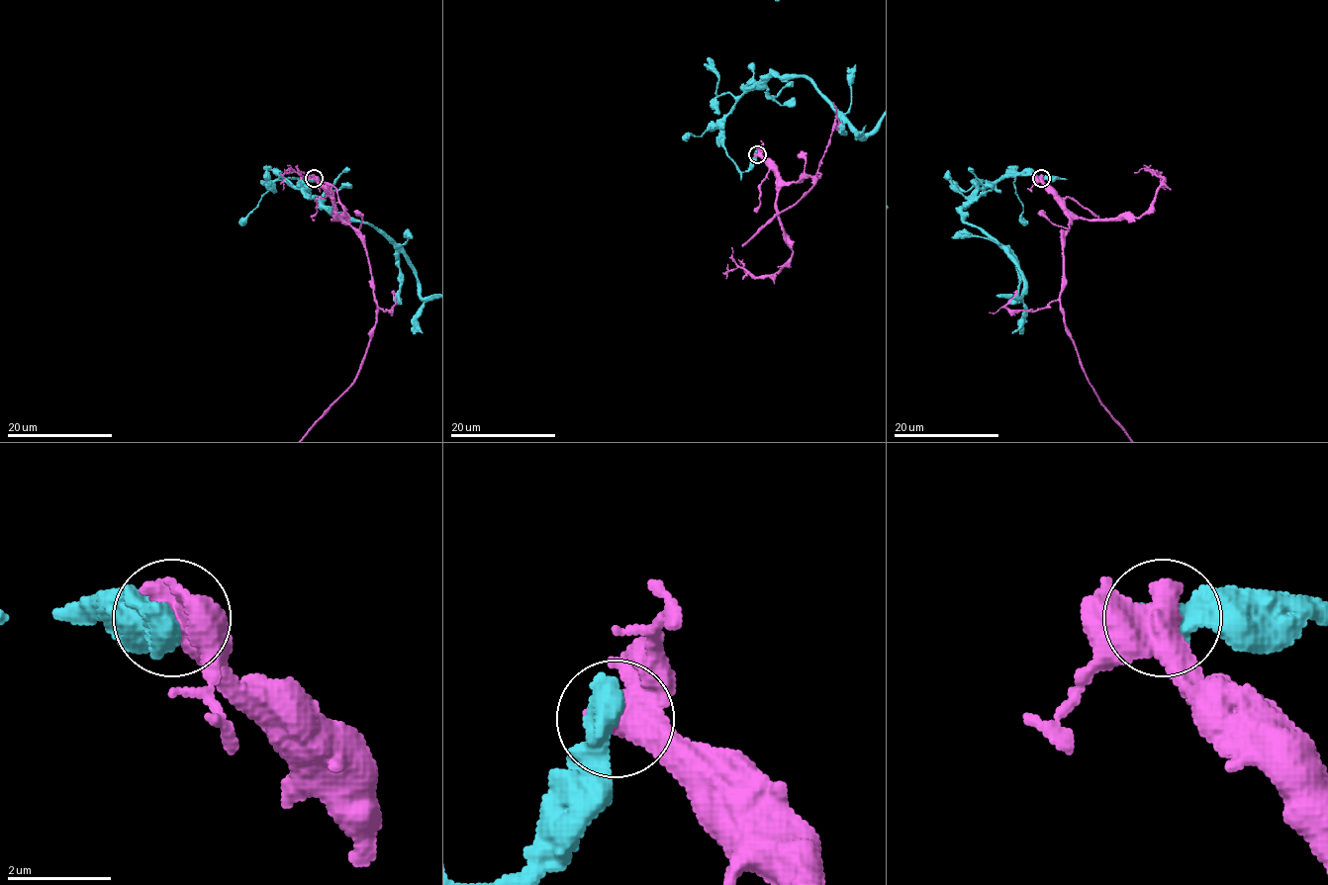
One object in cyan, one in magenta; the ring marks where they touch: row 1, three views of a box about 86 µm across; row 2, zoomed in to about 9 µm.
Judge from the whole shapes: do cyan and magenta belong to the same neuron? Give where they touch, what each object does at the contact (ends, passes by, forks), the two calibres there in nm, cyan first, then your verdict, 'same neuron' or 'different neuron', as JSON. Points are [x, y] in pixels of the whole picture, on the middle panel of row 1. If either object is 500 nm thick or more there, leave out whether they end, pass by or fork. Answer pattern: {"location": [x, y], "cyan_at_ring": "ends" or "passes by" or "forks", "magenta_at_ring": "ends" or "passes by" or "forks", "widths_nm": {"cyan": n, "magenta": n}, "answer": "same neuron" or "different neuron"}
{"location": [757, 154], "widths_nm": {"cyan": 700, "magenta": 750}, "answer": "different neuron"}

